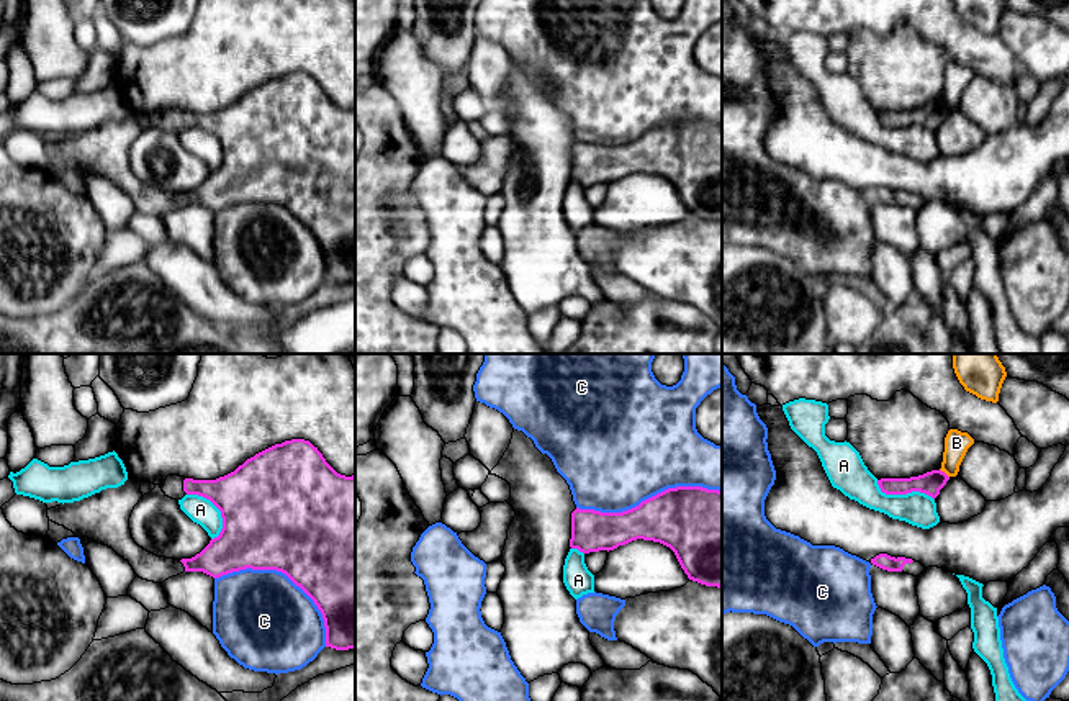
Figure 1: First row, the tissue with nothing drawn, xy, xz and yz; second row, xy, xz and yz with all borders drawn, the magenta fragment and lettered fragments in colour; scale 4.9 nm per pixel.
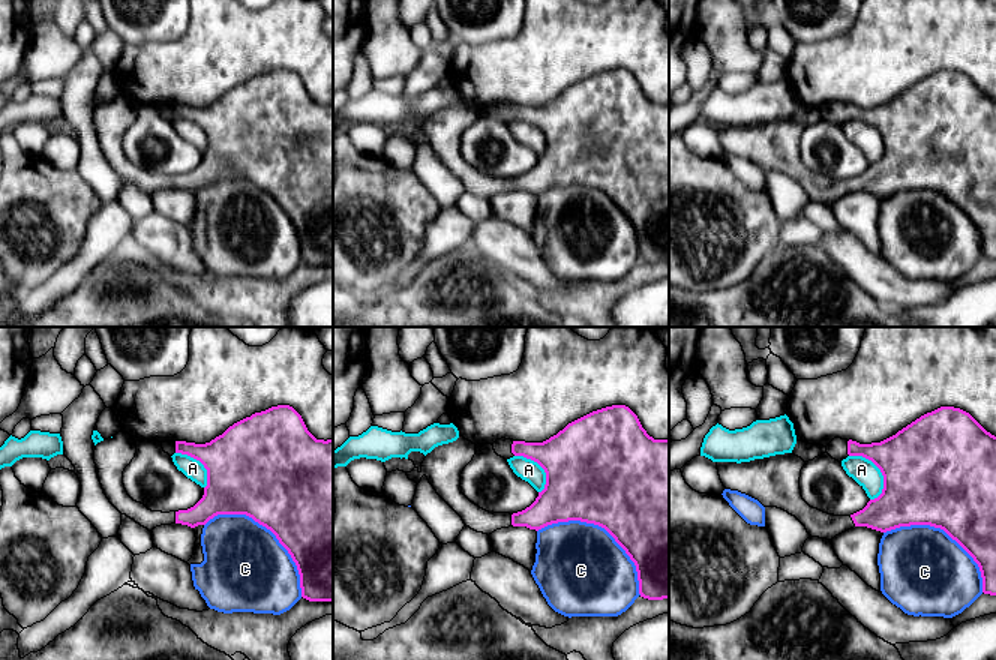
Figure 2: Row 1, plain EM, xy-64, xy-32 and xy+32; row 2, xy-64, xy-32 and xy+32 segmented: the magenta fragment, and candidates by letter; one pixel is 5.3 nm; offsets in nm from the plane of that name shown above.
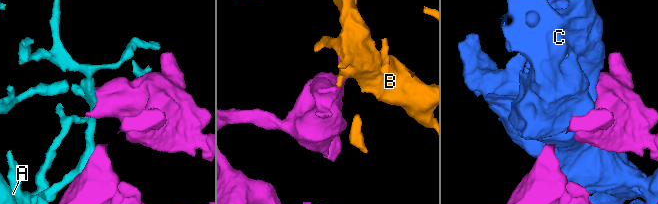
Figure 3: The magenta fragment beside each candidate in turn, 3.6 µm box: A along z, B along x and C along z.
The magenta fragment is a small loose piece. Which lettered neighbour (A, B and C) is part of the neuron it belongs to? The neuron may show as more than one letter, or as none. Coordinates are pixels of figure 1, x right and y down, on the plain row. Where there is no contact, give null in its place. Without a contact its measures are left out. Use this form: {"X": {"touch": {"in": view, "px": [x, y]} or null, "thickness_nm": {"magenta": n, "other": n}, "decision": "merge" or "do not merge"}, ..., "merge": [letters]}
{"A": {"touch": {"in": "xy", "px": [216, 140]}, "thickness_nm": {"magenta": 460, "other": 130}, "decision": "do not merge"}, "B": {"touch": {"in": "yz", "px": [945, 107]}, "thickness_nm": {"magenta": 120, "other": 120}, "decision": "do not merge"}, "C": {"touch": {"in": "xz", "px": [649, 131]}, "thickness_nm": {"magenta": 340, "other": 500}, "decision": "do not merge"}, "merge": []}

